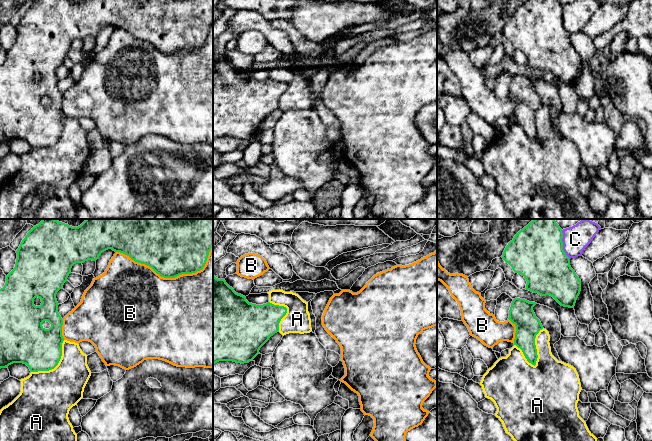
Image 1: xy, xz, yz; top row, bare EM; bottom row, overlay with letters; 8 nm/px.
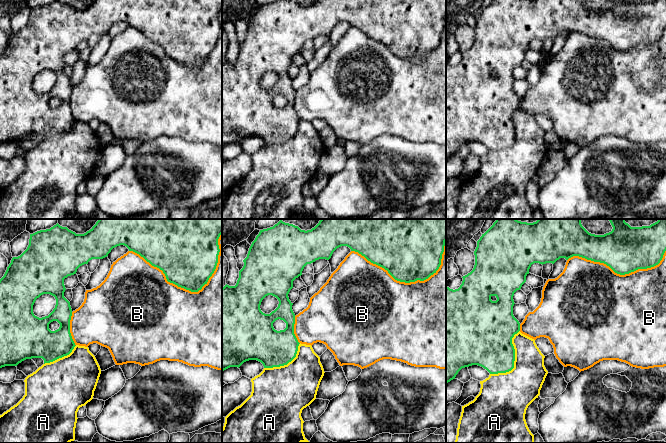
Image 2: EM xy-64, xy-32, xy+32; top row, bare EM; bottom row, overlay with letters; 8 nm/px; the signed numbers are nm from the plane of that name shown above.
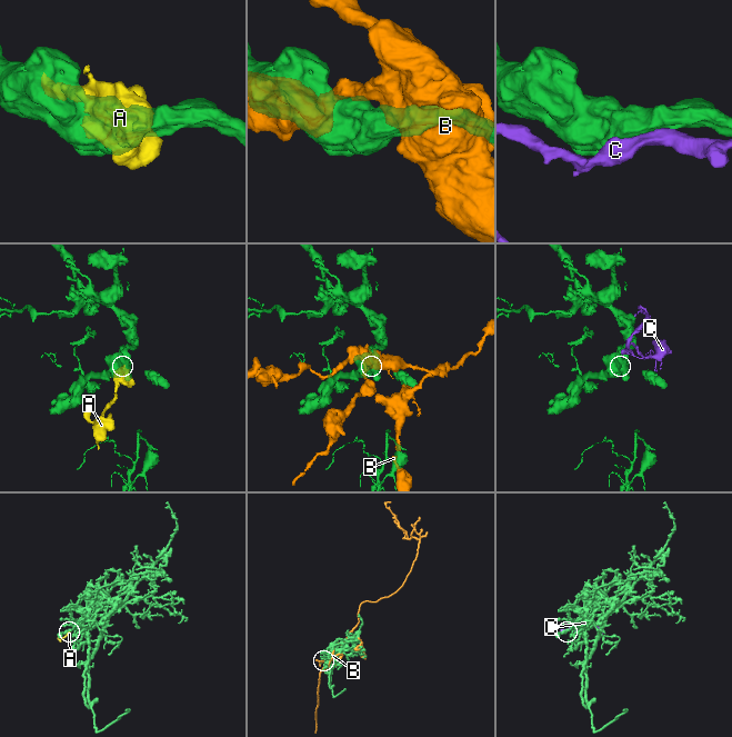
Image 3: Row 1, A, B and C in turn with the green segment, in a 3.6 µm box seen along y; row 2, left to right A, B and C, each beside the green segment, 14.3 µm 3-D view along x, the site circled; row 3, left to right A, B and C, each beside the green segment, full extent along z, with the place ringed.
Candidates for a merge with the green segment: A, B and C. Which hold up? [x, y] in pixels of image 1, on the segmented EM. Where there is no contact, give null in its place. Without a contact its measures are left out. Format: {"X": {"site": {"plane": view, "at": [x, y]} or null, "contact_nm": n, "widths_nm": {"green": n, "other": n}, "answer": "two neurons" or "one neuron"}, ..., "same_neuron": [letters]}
{"A": {"site": {"plane": "yz", "at": [535, 347]}, "contact_nm": 320, "widths_nm": {"green": 190, "other": 280}, "answer": "two neurons"}, "B": {"site": {"plane": "xy", "at": [170, 277]}, "contact_nm": 800, "widths_nm": {"green": 480, "other": 500}, "answer": "two neurons"}, "C": {"site": {"plane": "yz", "at": [562, 244]}, "contact_nm": 240, "widths_nm": {"green": 440, "other": 220}, "answer": "two neurons"}, "same_neuron": []}

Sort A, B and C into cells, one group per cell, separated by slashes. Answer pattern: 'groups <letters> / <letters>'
groups A / B / C

